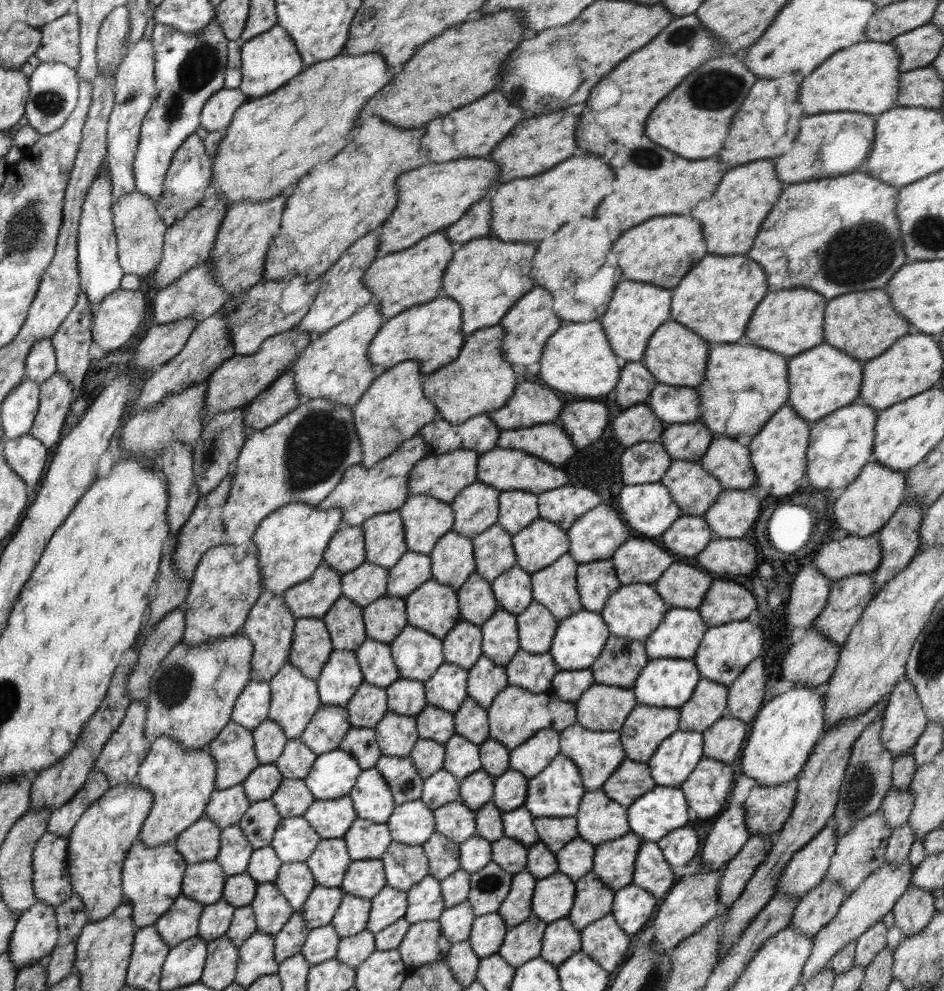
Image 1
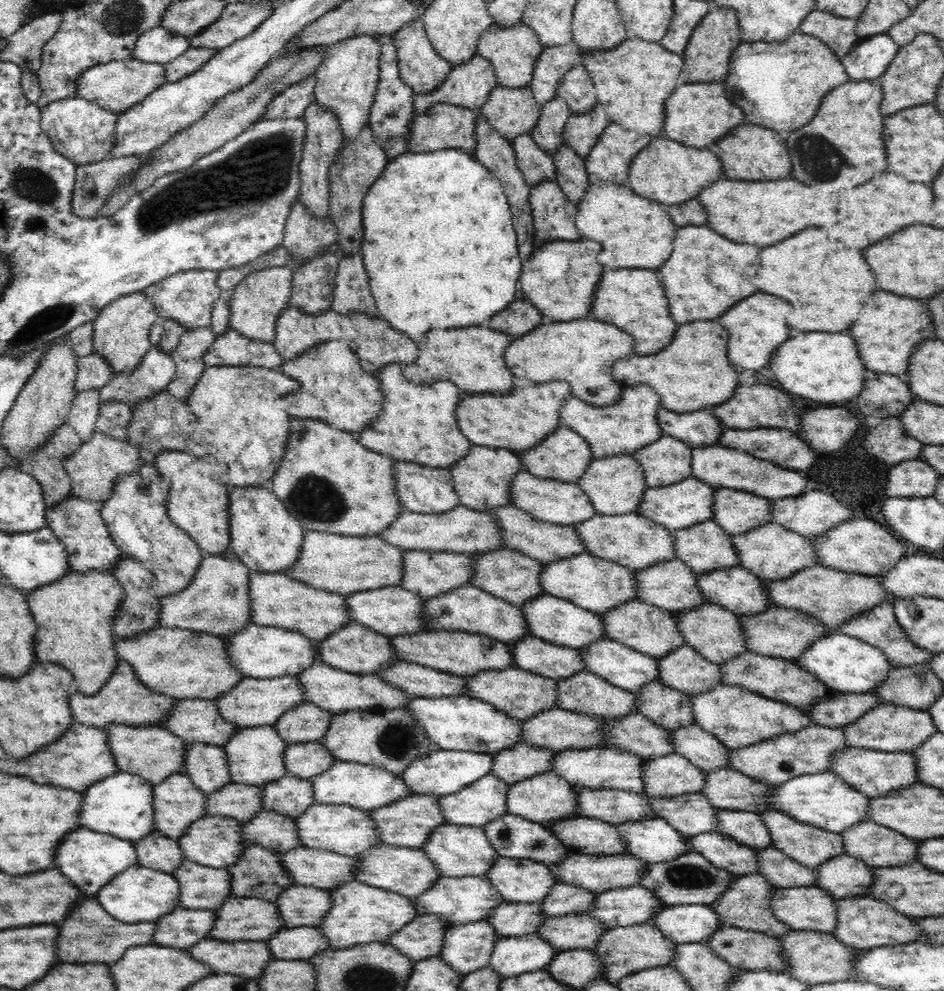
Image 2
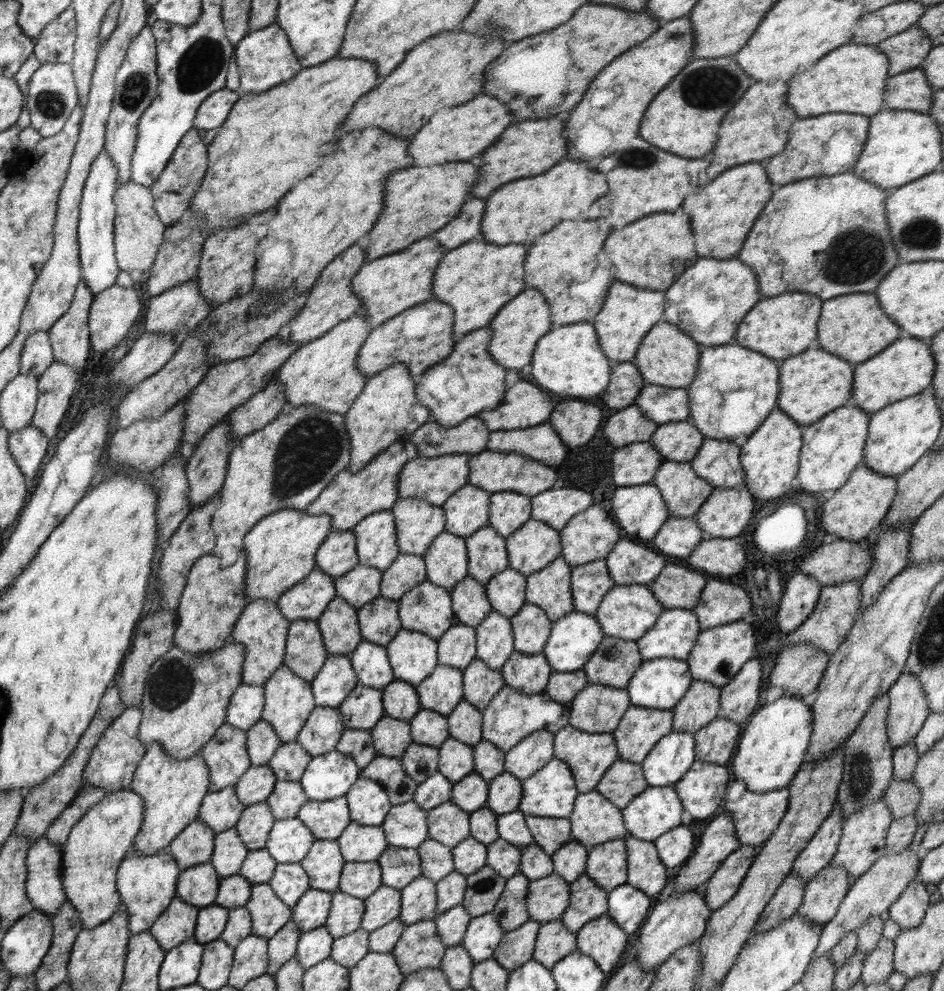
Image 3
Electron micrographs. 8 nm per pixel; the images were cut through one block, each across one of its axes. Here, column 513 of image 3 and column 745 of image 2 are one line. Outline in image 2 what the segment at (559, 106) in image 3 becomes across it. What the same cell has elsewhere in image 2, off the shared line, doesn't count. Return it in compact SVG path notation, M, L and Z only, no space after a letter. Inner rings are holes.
M799 30L792 32L784 42L742 42L732 51L730 63L742 94L754 102L762 116L760 126L783 135L805 126L833 89L851 81L840 57L826 43Z

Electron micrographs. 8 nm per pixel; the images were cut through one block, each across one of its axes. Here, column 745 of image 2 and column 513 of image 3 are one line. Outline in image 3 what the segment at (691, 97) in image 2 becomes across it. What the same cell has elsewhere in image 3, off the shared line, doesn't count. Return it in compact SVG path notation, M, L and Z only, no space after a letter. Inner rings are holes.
M485 93L473 100L453 108L436 111L427 124L418 130L411 138L410 158L414 159L412 166L428 167L432 164L444 164L456 160L462 162L474 160L476 154L482 154L506 131L514 122L513 112L502 104L497 97L487 96Z

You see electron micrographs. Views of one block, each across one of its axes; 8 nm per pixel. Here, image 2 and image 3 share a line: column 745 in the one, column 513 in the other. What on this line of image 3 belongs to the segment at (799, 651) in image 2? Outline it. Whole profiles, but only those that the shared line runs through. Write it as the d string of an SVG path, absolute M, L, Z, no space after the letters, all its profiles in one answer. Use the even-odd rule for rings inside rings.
M528 604L510 619L514 633L514 650L533 655L543 652L553 622L536 604Z

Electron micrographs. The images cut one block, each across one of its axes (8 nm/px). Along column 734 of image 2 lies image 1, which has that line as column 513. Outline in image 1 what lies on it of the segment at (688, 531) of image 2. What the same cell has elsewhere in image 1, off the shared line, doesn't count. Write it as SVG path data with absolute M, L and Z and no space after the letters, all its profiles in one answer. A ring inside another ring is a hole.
M496 522L471 538L476 573L490 584L518 562L511 536L512 534Z

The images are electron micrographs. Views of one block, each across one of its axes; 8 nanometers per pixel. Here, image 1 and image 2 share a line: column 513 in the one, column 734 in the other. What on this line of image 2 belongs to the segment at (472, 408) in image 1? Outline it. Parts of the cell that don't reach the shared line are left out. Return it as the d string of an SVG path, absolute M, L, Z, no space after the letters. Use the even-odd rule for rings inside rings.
M694 320L676 326L674 341L652 355L632 354L616 360L612 380L624 387L646 384L660 397L660 406L680 413L708 410L732 398L738 388L738 371L728 361L728 331L716 320Z

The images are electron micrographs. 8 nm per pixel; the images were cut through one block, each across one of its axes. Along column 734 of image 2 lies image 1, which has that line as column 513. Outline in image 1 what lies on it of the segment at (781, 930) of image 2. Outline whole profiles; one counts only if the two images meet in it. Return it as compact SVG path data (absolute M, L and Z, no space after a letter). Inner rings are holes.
M527 869L513 875L510 890L497 910L508 928L524 922L532 915L531 900L536 881Z

